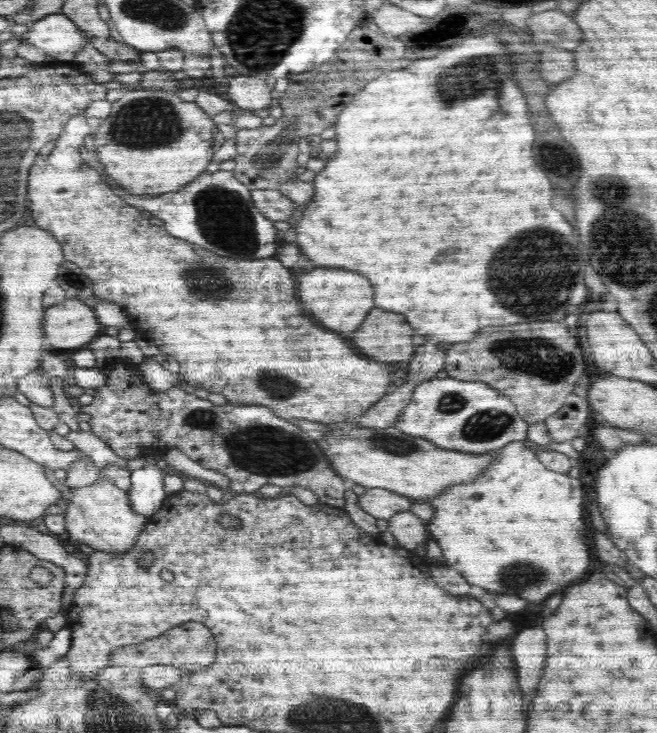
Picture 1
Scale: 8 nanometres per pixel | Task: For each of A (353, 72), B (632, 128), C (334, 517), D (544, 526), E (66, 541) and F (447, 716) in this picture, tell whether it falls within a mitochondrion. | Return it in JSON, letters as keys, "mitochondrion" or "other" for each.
{"A":"other","B":"other","C":"other","D":"other","E":"other","F":"other"}

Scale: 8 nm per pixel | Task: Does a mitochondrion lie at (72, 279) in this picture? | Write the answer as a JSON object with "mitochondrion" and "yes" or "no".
{"mitochondrion":"yes"}

